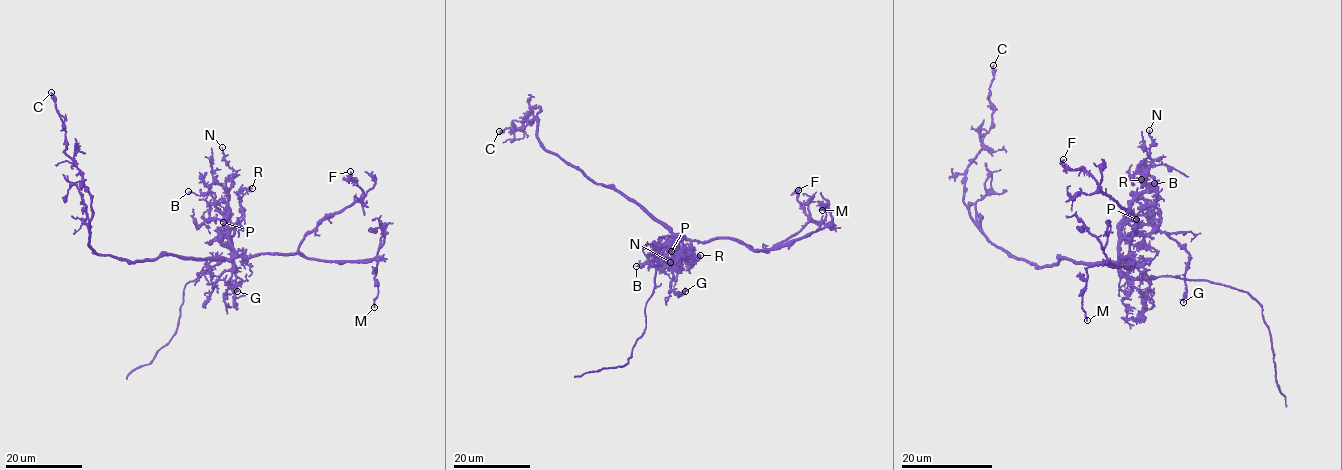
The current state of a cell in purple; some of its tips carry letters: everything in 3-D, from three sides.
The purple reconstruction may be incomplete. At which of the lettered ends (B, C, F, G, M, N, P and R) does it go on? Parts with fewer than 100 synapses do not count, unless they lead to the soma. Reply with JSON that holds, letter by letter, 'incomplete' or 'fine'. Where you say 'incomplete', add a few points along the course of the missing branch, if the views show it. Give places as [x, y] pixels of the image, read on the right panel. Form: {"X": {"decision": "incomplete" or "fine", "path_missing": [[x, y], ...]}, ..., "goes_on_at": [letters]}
{"B": {"decision": "fine"}, "C": {"decision": "fine"}, "F": {"decision": "fine"}, "G": {"decision": "fine"}, "M": {"decision": "fine"}, "N": {"decision": "fine"}, "P": {"decision": "fine"}, "R": {"decision": "fine"}, "goes_on_at": []}

